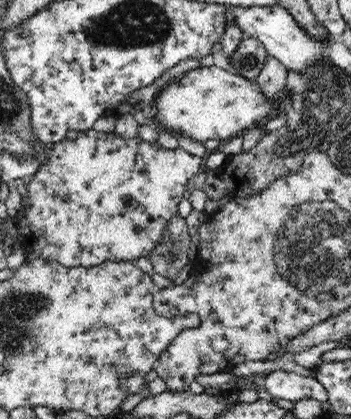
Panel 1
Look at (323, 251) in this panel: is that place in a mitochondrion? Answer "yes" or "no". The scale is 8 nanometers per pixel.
yes

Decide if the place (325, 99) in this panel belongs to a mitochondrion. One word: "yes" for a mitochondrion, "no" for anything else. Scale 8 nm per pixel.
yes

